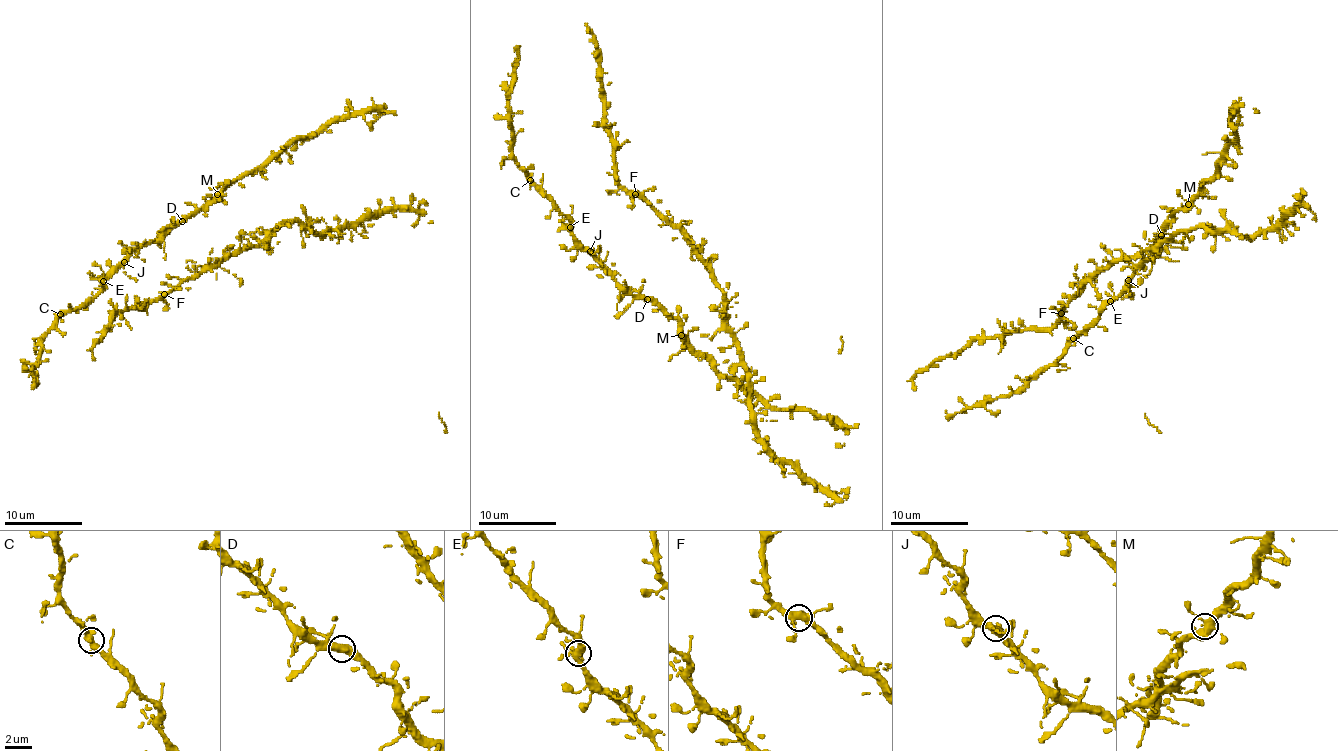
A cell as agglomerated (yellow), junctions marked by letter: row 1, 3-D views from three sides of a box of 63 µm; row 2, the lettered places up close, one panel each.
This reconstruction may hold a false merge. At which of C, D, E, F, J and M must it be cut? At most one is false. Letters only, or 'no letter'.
no letter

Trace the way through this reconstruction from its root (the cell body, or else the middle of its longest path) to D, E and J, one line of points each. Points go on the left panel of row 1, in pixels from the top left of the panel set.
D: (226, 204), (221, 196), (215, 197), (182, 221)
E: (226, 204), (221, 196), (212, 199), (161, 239), (146, 242), (103, 281)
J: (226, 204), (221, 196), (215, 197), (161, 239), (146, 242), (124, 262)

